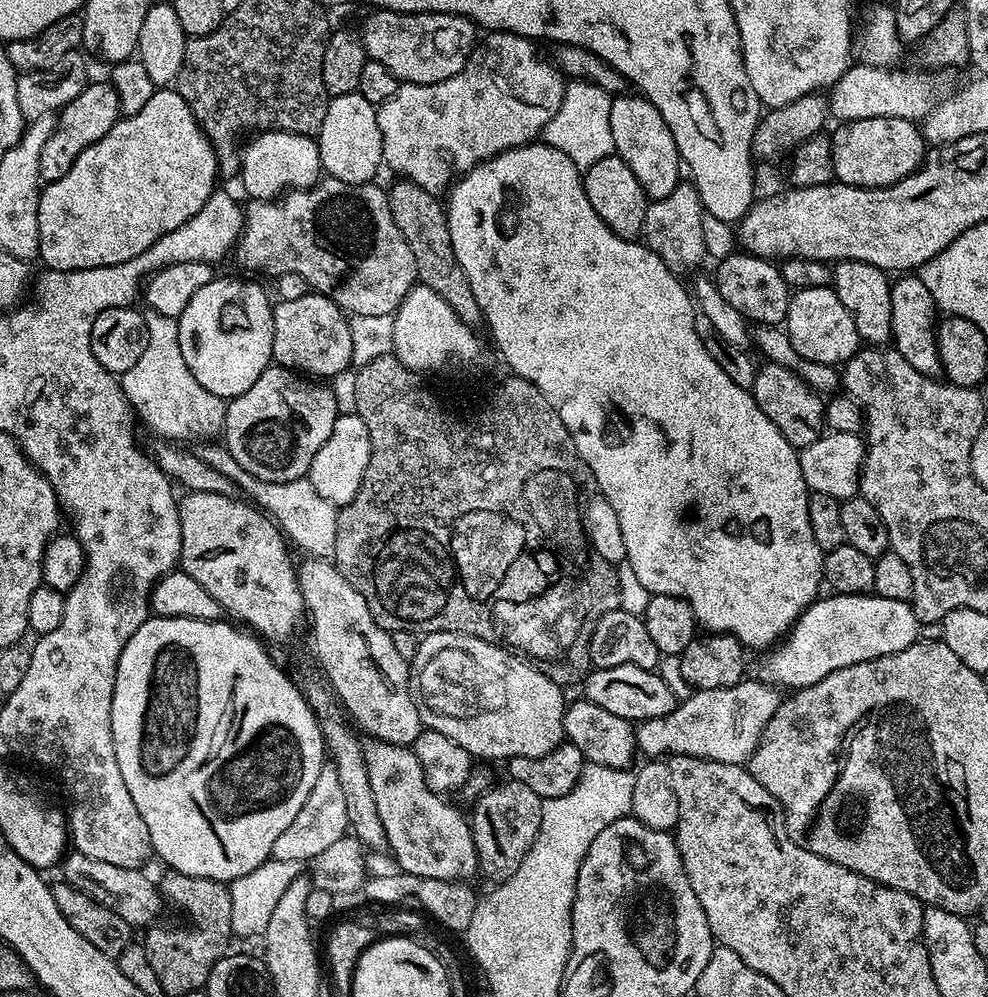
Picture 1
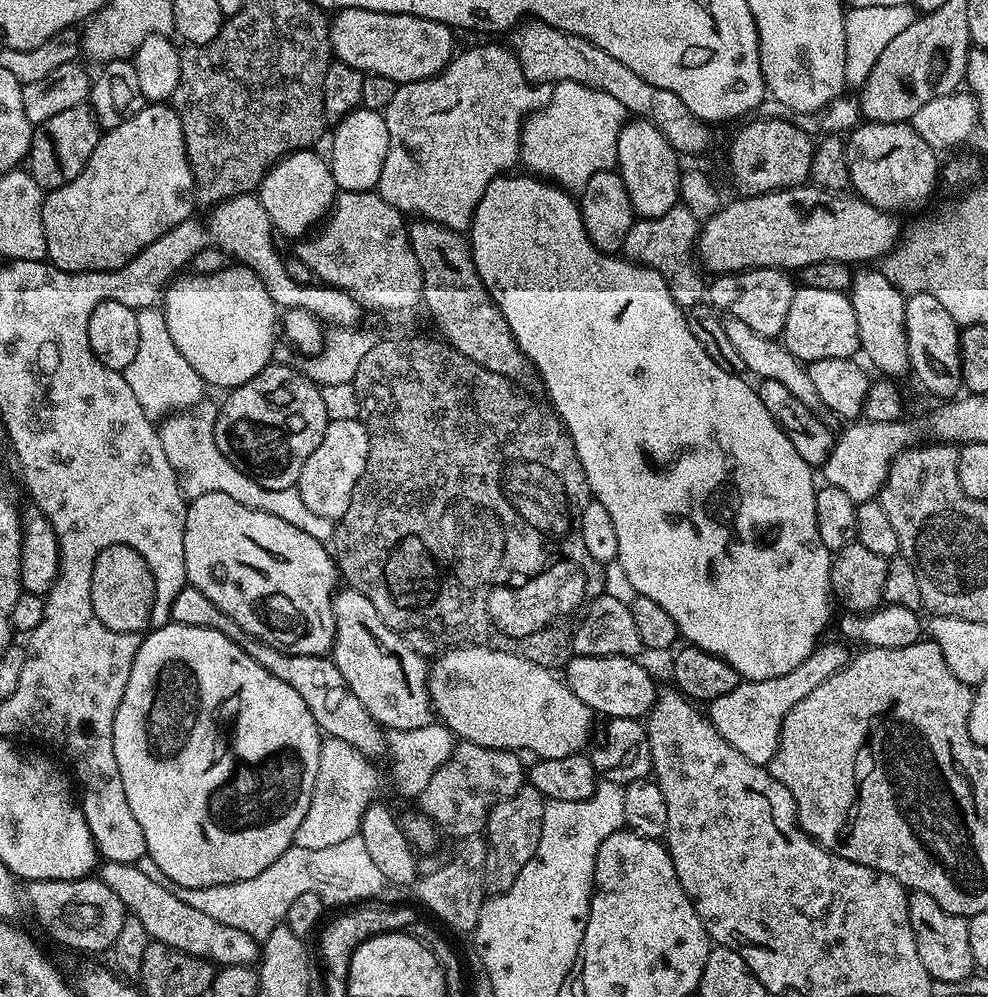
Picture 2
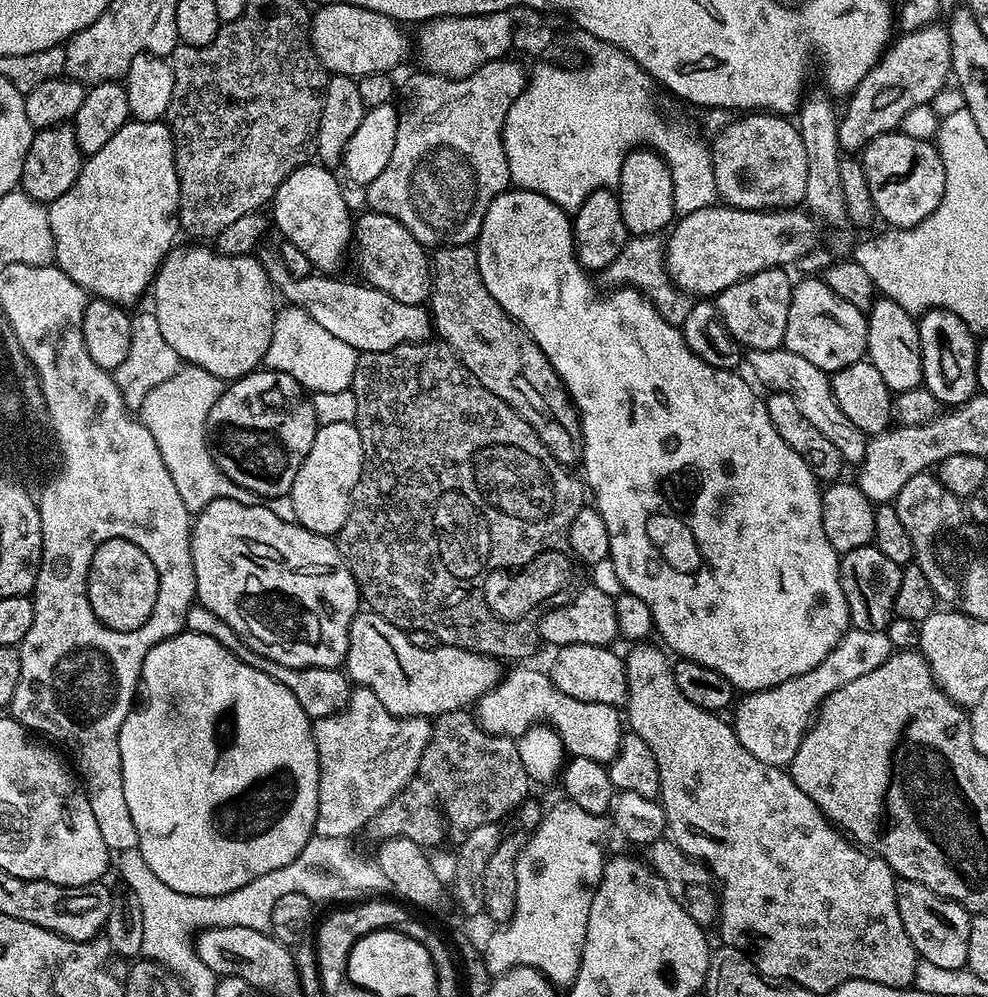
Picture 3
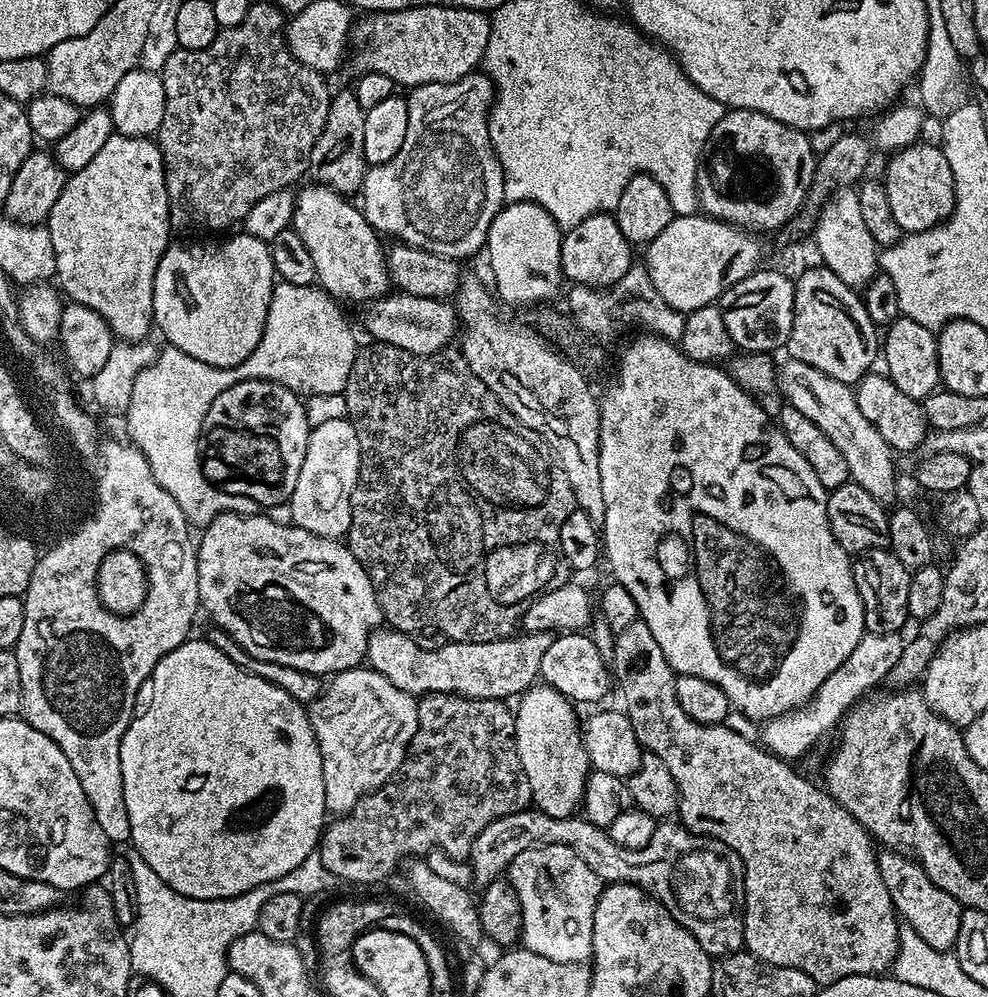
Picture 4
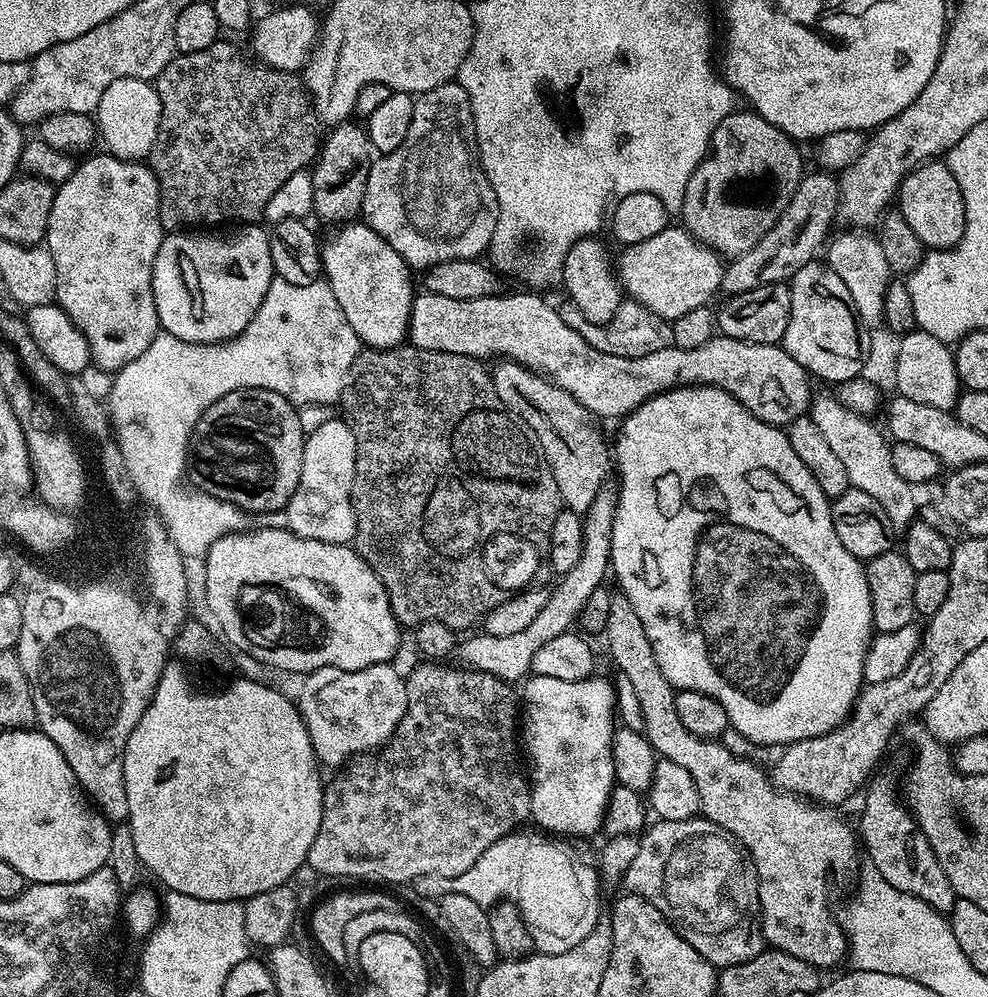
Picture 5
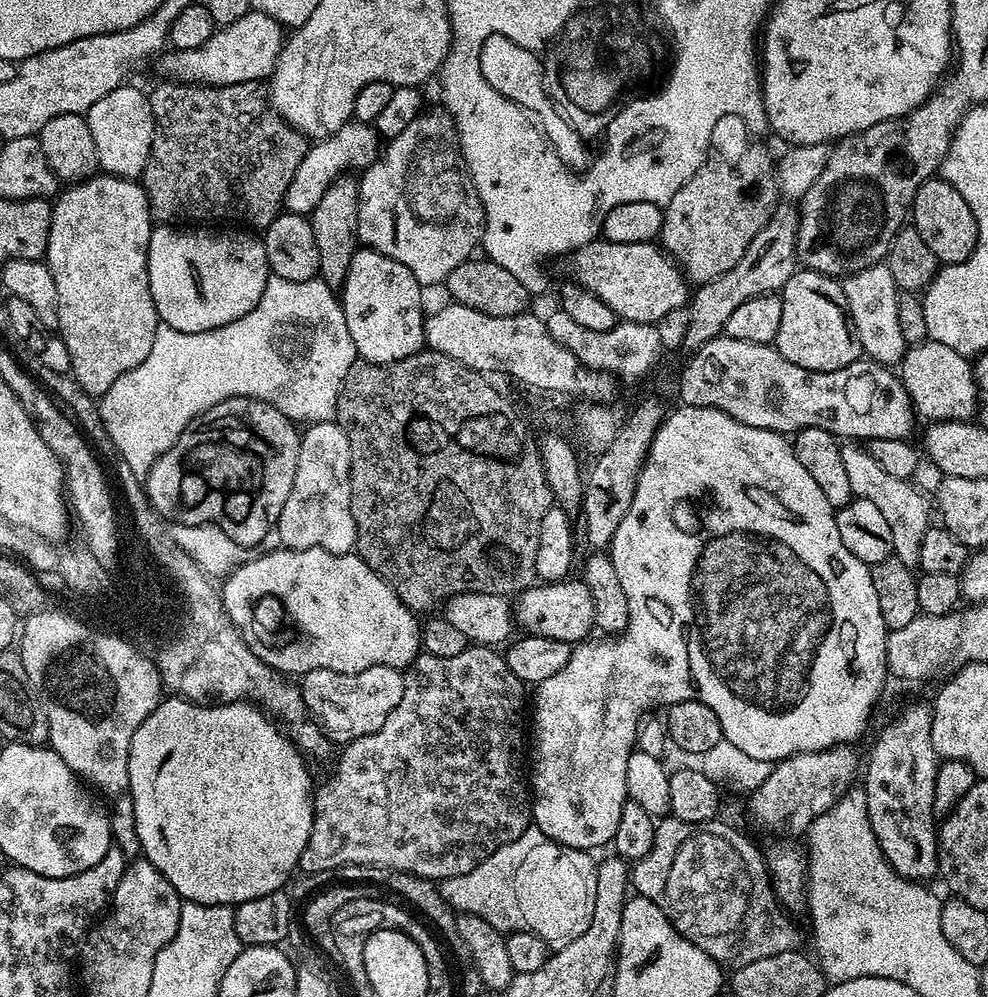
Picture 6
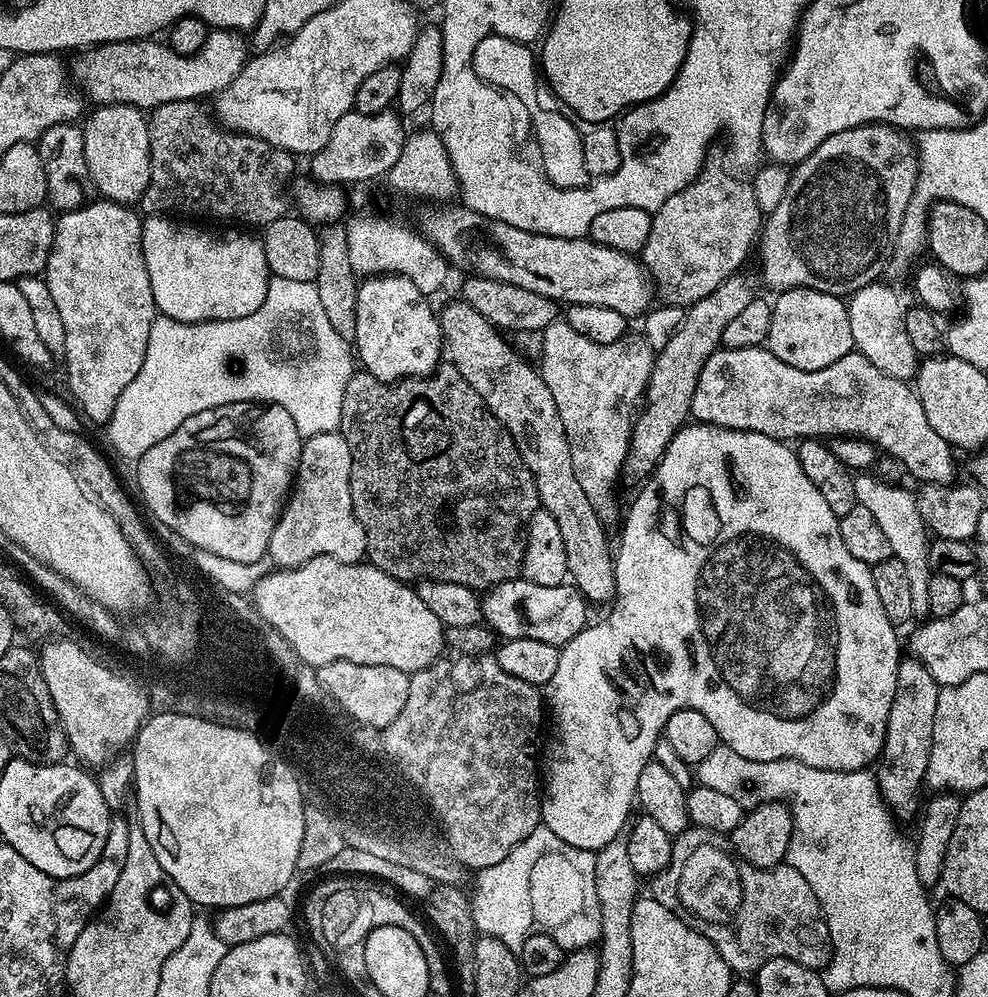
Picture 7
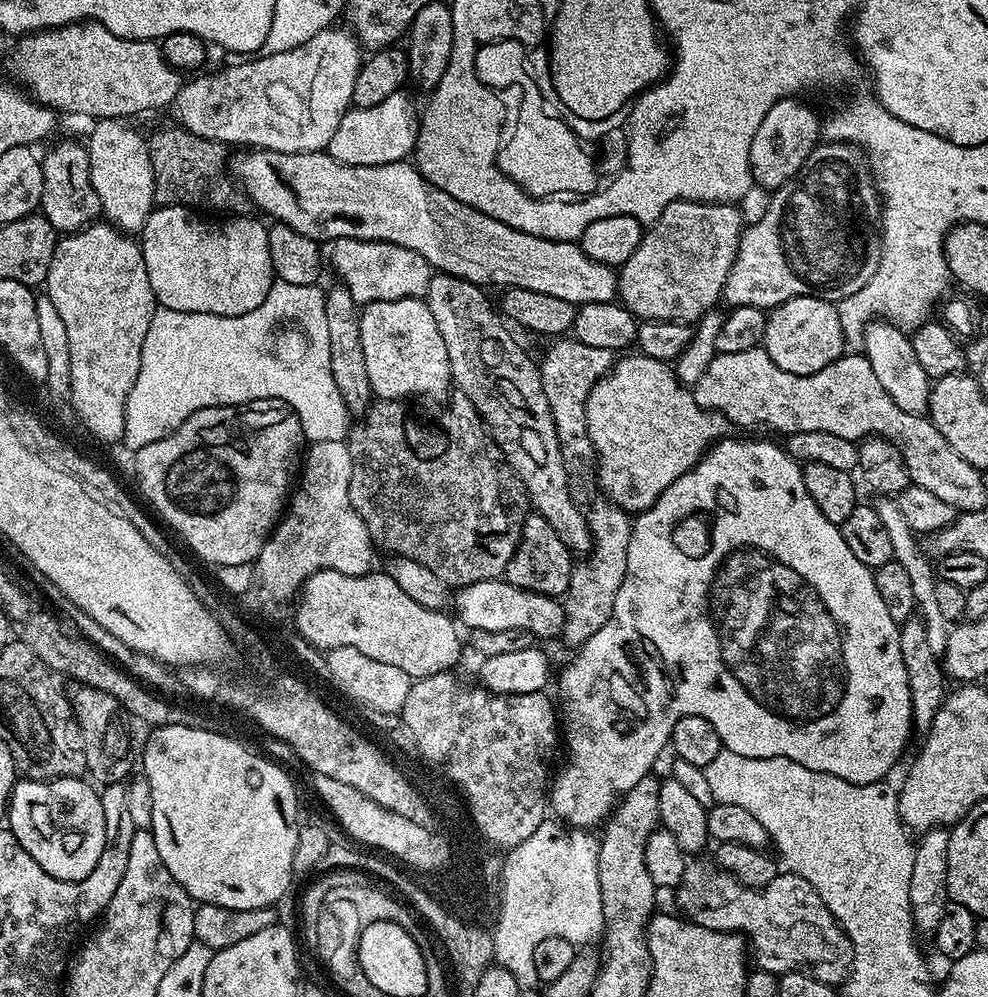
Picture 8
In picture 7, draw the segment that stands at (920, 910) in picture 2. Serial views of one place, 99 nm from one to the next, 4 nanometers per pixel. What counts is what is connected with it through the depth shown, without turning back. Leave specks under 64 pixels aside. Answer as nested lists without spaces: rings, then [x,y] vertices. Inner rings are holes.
[[[908,654],[901,659],[894,702],[890,706],[890,718],[886,722],[886,738],[880,751],[880,759],[874,768],[880,793],[888,803],[893,817],[915,817],[921,807],[920,787],[925,787],[926,770],[930,766],[934,714],[938,714],[938,694],[941,687],[934,674],[930,674],[930,670],[926,670],[926,666],[922,666],[922,662],[915,656]]]

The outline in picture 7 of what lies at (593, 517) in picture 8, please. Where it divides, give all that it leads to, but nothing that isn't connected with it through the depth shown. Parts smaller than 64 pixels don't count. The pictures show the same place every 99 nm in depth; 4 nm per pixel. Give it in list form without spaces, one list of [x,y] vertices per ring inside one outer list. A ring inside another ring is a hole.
[[[558,318],[553,324],[546,326],[539,333],[538,340],[538,371],[546,382],[546,390],[550,390],[550,395],[554,397],[554,406],[558,406],[558,418],[562,418],[566,442],[570,442],[570,462],[574,462],[574,478],[578,478],[578,483],[586,493],[586,498],[590,498],[590,506],[594,506],[600,521],[605,526],[612,526],[616,520],[616,479],[619,481],[624,471],[628,439],[632,436],[634,409],[648,391],[648,379],[654,359],[652,347],[640,334],[623,336],[618,338],[618,342],[590,342],[590,338],[582,338],[582,334],[575,332],[564,318]]]

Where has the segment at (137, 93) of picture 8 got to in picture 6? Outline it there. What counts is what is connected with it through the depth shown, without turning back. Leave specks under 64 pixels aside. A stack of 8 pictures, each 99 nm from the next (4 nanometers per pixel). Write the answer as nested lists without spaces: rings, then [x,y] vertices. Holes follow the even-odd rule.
[[[249,10],[234,22],[223,25],[222,30],[216,31],[202,46],[194,50],[168,50],[155,61],[156,68],[163,79],[178,84],[209,84],[210,86],[234,86],[235,84],[250,84],[264,82],[271,77],[274,66],[278,62],[280,52],[284,49],[286,39],[285,29],[270,14],[262,14]]]

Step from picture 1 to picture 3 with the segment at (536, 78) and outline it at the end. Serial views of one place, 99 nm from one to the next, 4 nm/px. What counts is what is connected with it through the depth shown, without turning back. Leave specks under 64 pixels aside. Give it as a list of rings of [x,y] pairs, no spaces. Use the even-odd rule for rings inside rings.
[[[512,58],[492,60],[486,66],[474,70],[474,74],[463,76],[457,80],[451,80],[449,76],[436,76],[432,72],[423,70],[417,72],[417,76],[412,76],[405,82],[404,88],[402,84],[402,95],[399,97],[399,100],[401,100],[400,102],[398,100],[399,116],[397,118],[397,141],[394,145],[394,152],[390,156],[390,162],[382,170],[382,174],[366,186],[366,192],[368,192],[367,207],[378,214],[390,214],[390,218],[398,218],[398,222],[402,222],[402,226],[406,226],[406,230],[410,230],[410,234],[414,234],[414,238],[418,238],[418,242],[425,246],[472,244],[476,237],[480,235],[482,218],[486,218],[486,210],[490,210],[490,202],[494,202],[494,198],[498,194],[509,191],[510,188],[510,170],[504,153],[502,129],[504,129],[506,114],[510,110],[510,106],[518,98],[518,94],[524,92],[526,72],[523,72],[512,61]]]

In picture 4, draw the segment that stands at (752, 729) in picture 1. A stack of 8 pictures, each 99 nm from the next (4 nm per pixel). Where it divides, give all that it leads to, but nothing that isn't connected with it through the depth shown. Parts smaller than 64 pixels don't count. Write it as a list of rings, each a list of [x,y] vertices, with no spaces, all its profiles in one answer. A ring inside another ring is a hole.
[[[865,632],[864,637],[854,646],[850,658],[830,674],[818,686],[818,690],[810,697],[807,704],[800,708],[793,708],[791,712],[775,716],[772,720],[763,721],[764,728],[758,735],[758,740],[773,756],[781,760],[796,762],[799,756],[804,755],[816,742],[843,721],[847,711],[861,698],[867,697],[873,691],[875,684],[884,684],[888,679],[890,670],[898,666],[898,658],[902,658],[902,650],[906,643],[905,637],[900,632],[890,634],[874,634]]]

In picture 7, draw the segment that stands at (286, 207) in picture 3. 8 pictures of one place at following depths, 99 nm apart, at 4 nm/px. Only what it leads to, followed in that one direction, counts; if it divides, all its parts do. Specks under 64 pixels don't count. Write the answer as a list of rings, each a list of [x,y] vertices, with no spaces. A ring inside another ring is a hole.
[[[369,276],[360,280],[360,289],[358,290],[358,310],[356,311],[356,338],[354,341],[354,352],[362,363],[363,371],[369,372],[374,378],[379,380],[394,381],[407,380],[409,376],[428,376],[437,368],[442,360],[442,337],[440,335],[440,321],[438,319],[437,309],[431,308],[429,297],[422,294],[422,290],[418,290],[418,286],[414,286],[414,282],[410,282],[410,278],[405,276]]]

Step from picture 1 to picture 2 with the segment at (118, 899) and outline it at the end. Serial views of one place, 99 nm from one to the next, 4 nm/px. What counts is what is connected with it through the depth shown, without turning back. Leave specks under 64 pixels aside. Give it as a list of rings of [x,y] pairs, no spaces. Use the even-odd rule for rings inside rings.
[[[101,863],[98,879],[110,886],[114,894],[118,894],[127,915],[138,918],[138,922],[146,926],[149,941],[182,950],[203,960],[211,960],[216,966],[252,966],[257,963],[258,941],[246,934],[246,930],[226,926],[218,922],[218,918],[210,918],[210,914],[202,914],[202,910],[186,906],[186,902],[175,896],[167,883],[159,884],[146,878],[146,874],[142,874],[142,870],[138,870],[135,864]]]

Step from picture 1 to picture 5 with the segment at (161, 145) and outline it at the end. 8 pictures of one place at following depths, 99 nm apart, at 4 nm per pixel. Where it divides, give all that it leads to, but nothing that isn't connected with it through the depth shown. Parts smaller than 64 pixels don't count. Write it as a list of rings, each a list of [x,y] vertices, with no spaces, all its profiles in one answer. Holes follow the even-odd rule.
[[[89,155],[85,164],[84,161],[77,163],[74,174],[56,188],[46,247],[56,267],[55,303],[82,330],[92,351],[92,364],[112,374],[134,362],[161,331],[158,310],[154,306],[152,263],[158,258],[166,230],[160,221],[158,178],[151,167],[138,160],[103,155]]]

